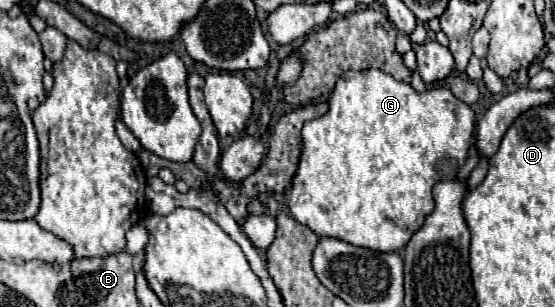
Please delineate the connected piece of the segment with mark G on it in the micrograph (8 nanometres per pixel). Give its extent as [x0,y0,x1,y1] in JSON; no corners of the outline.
[288,69,474,253]

